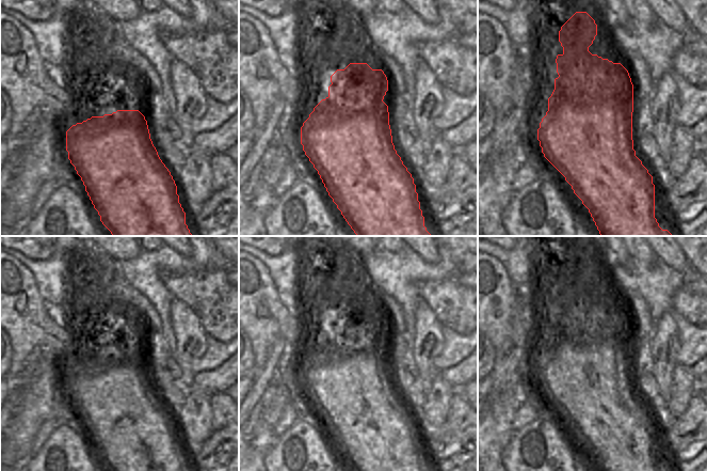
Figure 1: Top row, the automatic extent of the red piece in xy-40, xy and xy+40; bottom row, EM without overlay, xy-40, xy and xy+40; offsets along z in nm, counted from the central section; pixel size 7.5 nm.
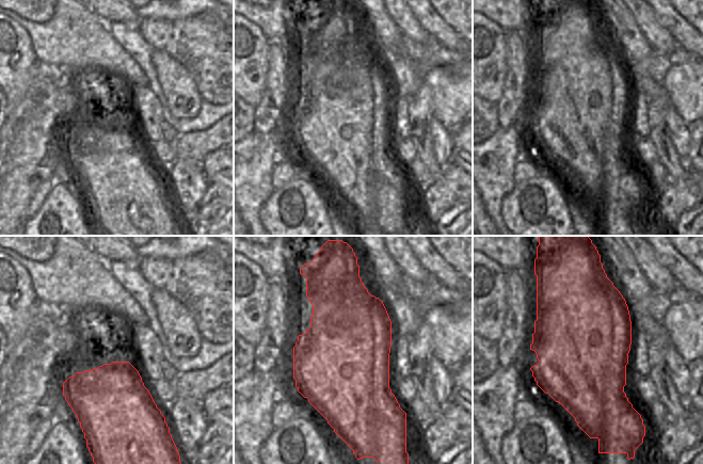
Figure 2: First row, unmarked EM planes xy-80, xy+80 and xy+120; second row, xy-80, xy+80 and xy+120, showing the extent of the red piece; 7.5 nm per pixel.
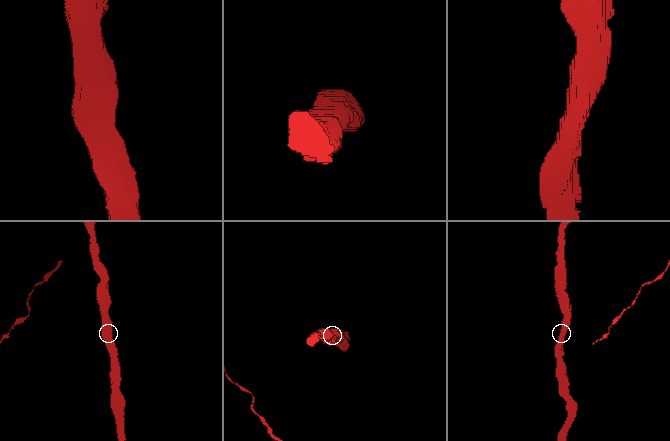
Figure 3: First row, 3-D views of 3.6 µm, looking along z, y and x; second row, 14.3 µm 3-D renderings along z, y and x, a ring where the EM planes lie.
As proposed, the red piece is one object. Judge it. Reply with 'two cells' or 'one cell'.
one cell

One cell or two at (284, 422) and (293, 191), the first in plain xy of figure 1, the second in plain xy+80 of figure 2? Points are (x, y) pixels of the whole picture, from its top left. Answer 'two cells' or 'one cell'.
two cells

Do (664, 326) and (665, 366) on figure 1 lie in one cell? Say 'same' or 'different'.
same

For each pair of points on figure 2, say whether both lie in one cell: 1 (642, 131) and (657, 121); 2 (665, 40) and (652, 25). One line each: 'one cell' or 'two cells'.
1: two cells
2: one cell

